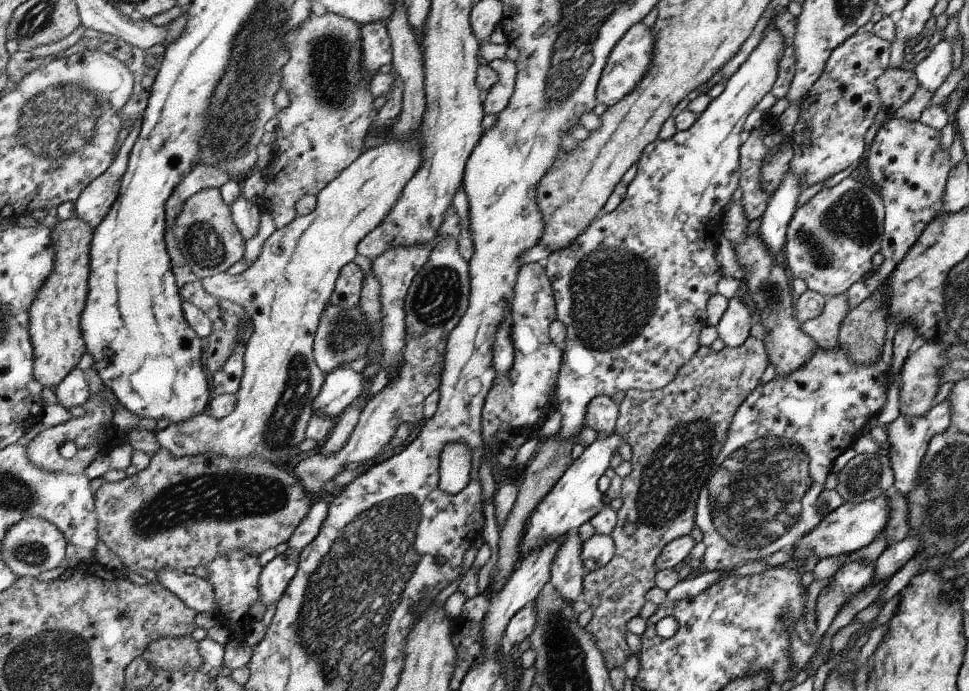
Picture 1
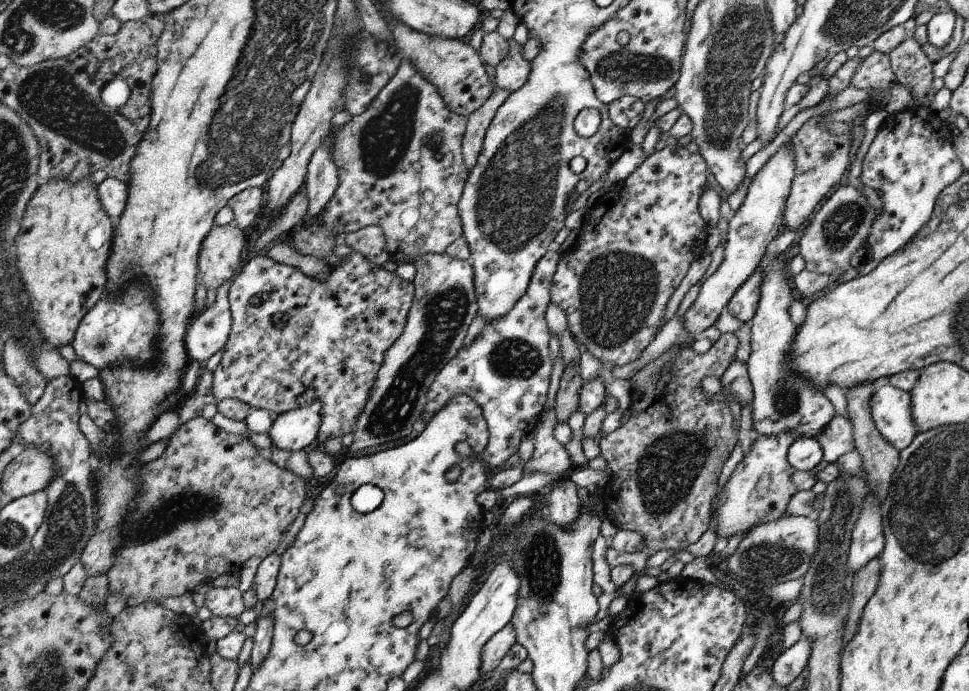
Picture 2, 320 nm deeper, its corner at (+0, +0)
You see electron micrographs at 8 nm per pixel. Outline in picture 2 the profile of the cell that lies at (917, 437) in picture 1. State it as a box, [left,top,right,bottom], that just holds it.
[869,381,920,451]

